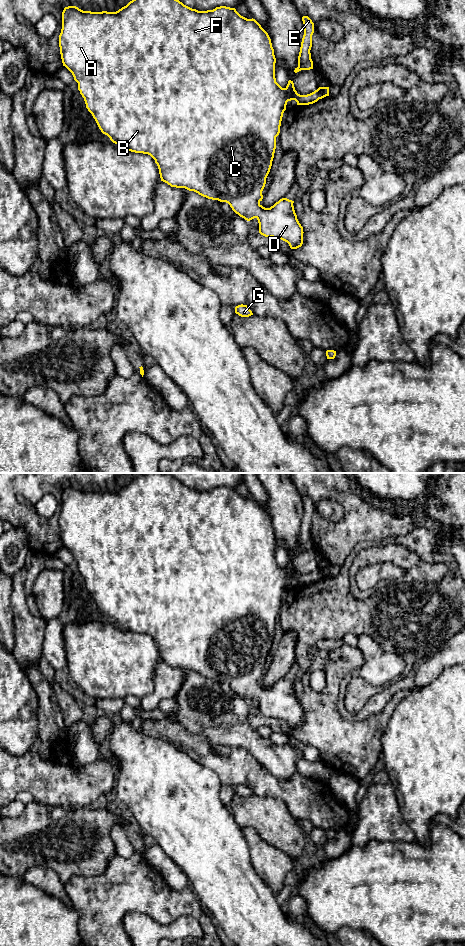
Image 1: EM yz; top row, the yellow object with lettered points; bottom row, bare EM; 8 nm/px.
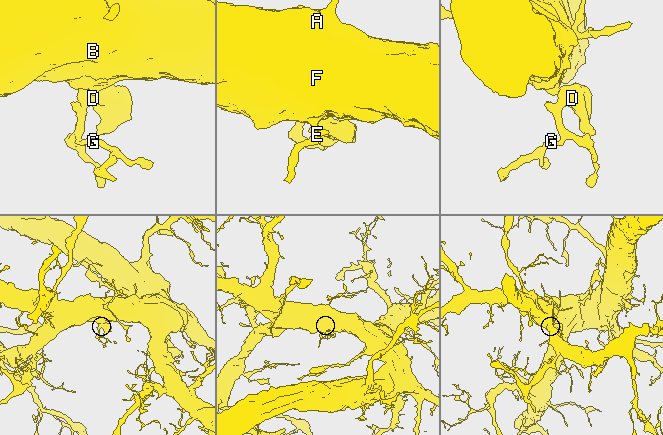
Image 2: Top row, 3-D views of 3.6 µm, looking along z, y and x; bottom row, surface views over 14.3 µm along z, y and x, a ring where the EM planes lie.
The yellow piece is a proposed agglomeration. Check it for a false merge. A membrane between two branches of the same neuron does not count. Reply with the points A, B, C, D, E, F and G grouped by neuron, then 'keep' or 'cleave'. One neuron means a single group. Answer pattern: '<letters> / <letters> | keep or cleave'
A B C D E F G | keep

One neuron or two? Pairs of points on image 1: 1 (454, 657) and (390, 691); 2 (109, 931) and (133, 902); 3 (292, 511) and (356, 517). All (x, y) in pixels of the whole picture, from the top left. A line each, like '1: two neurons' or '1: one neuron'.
1: one neuron
2: one neuron
3: two neurons

